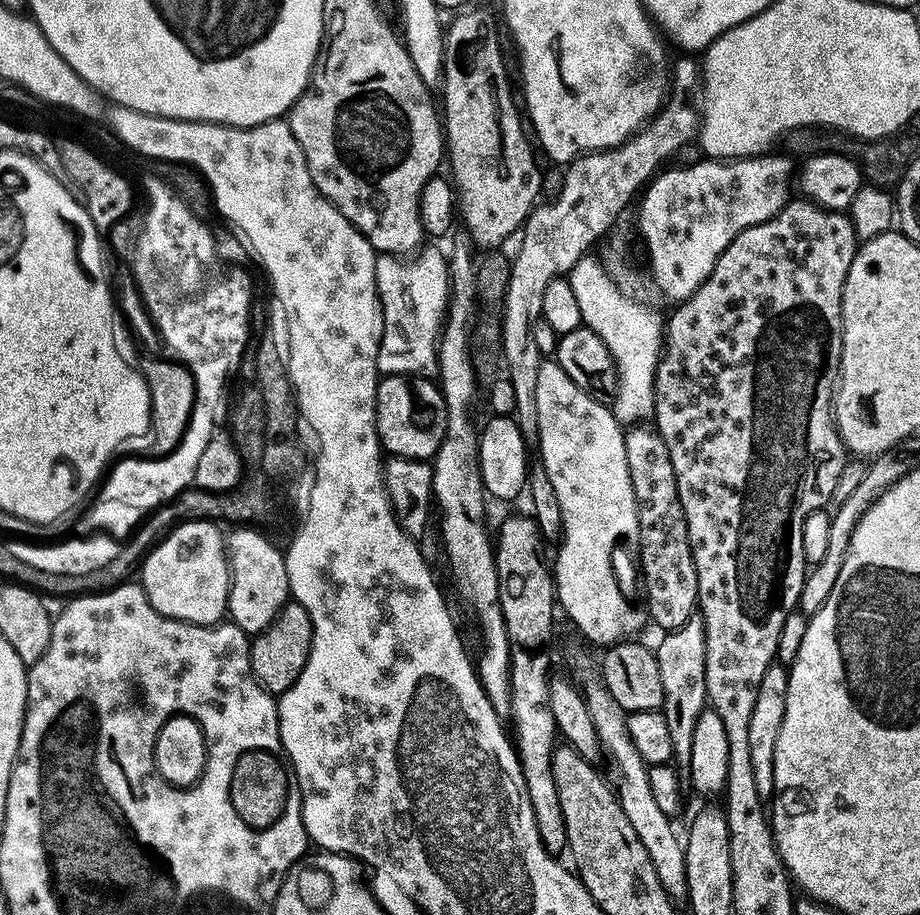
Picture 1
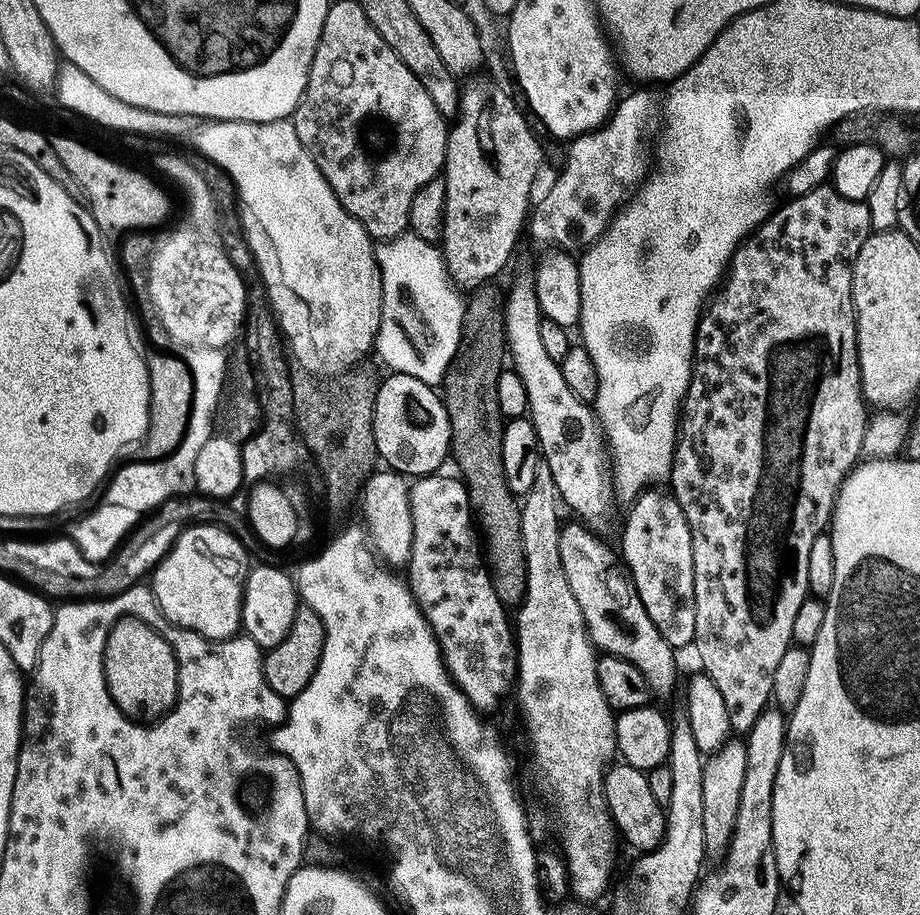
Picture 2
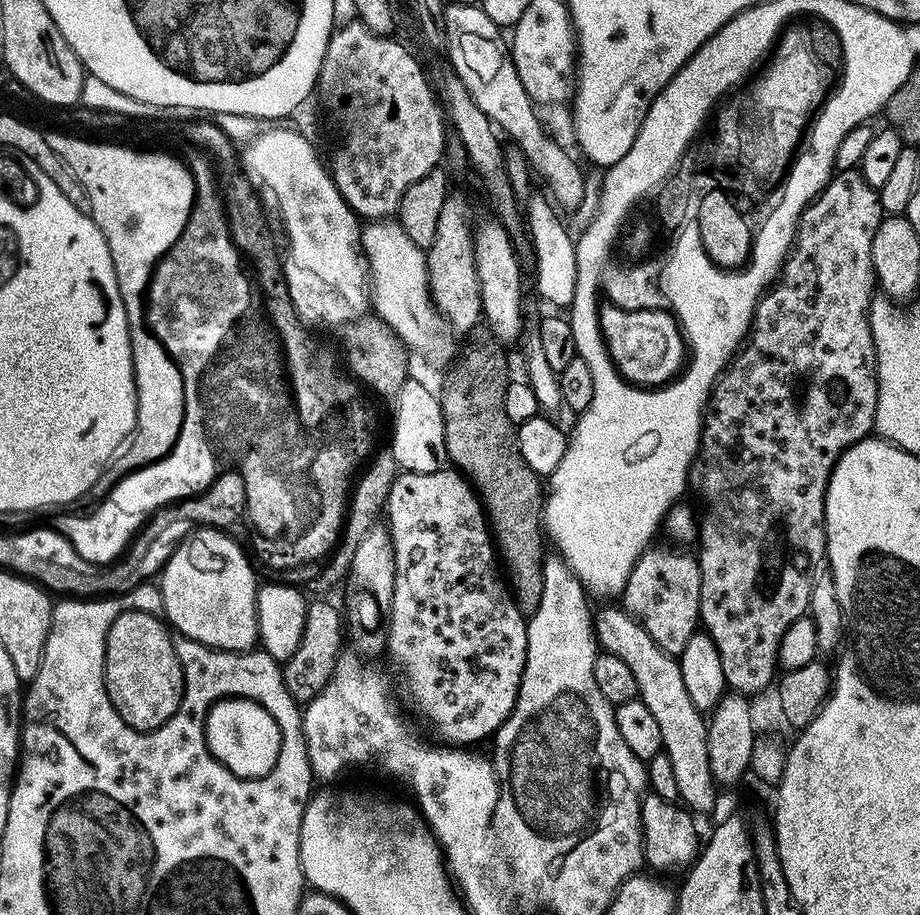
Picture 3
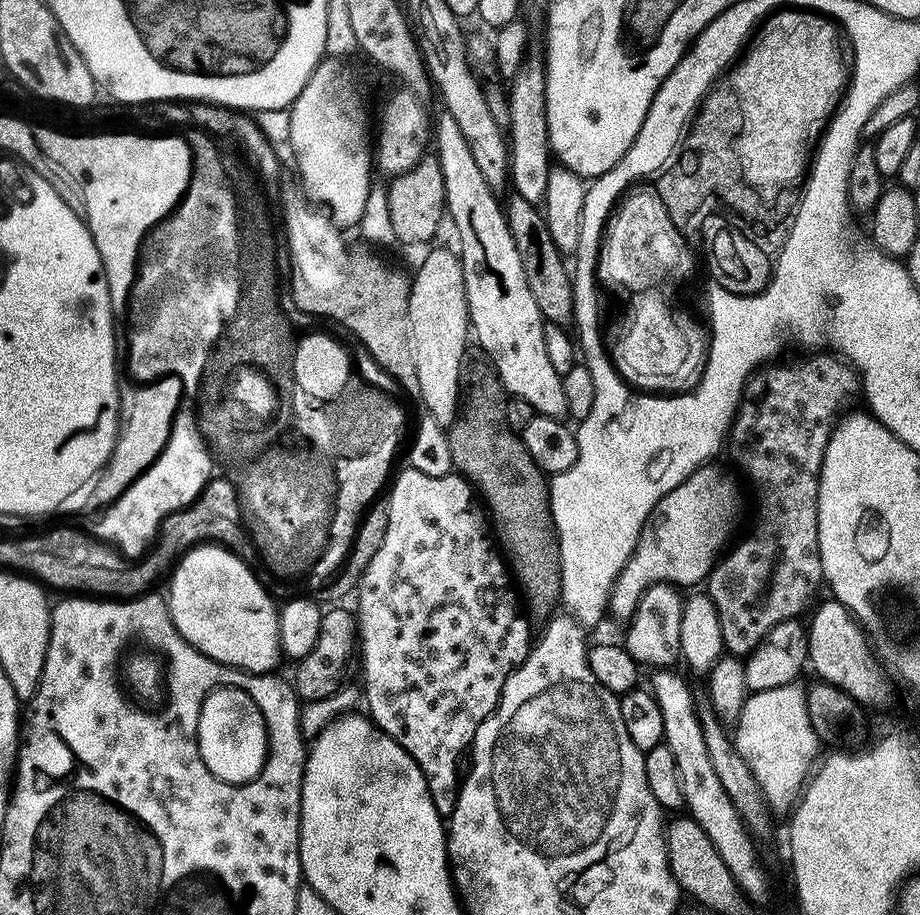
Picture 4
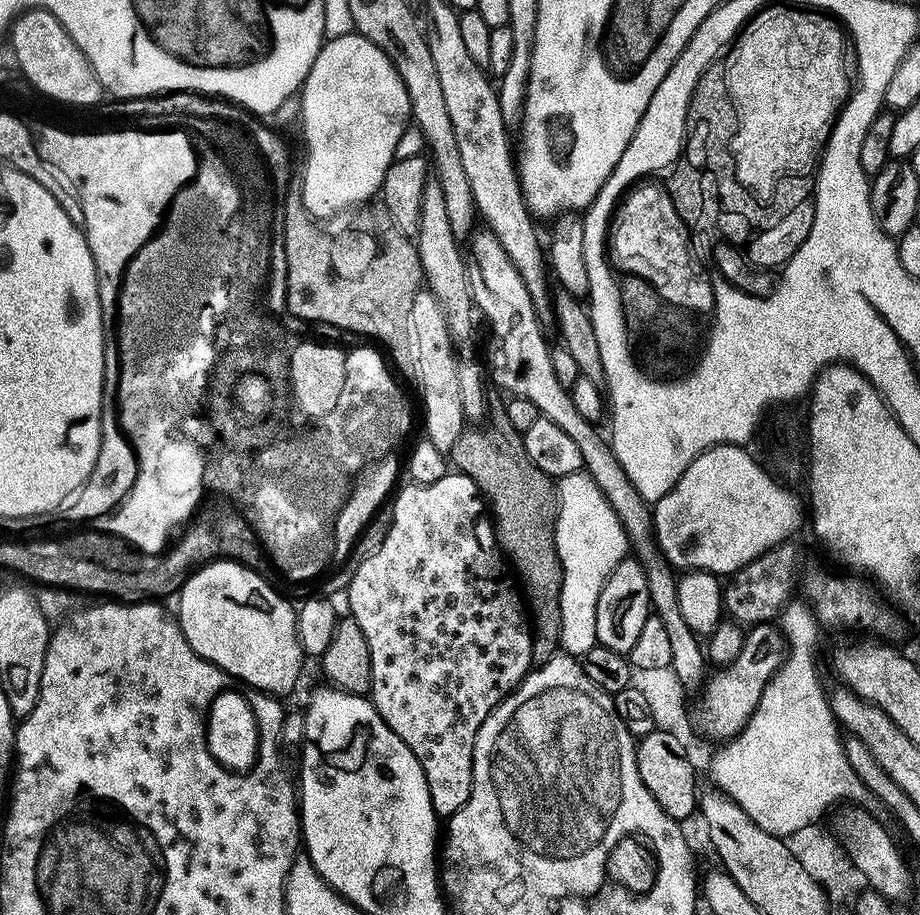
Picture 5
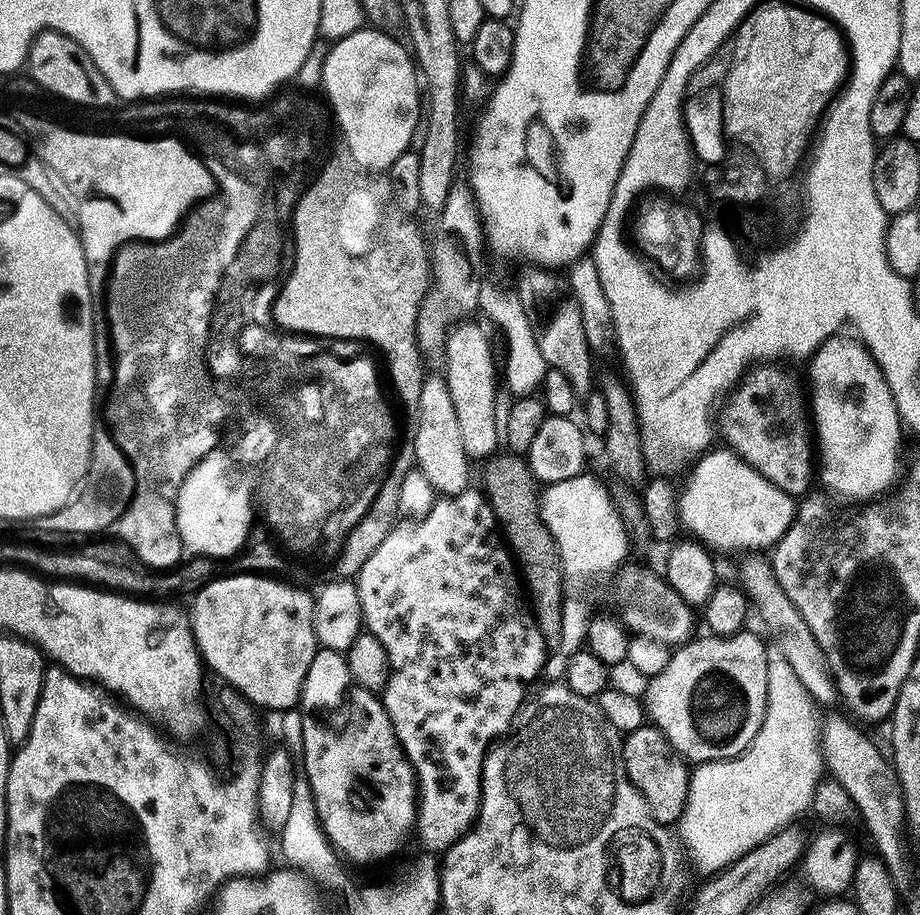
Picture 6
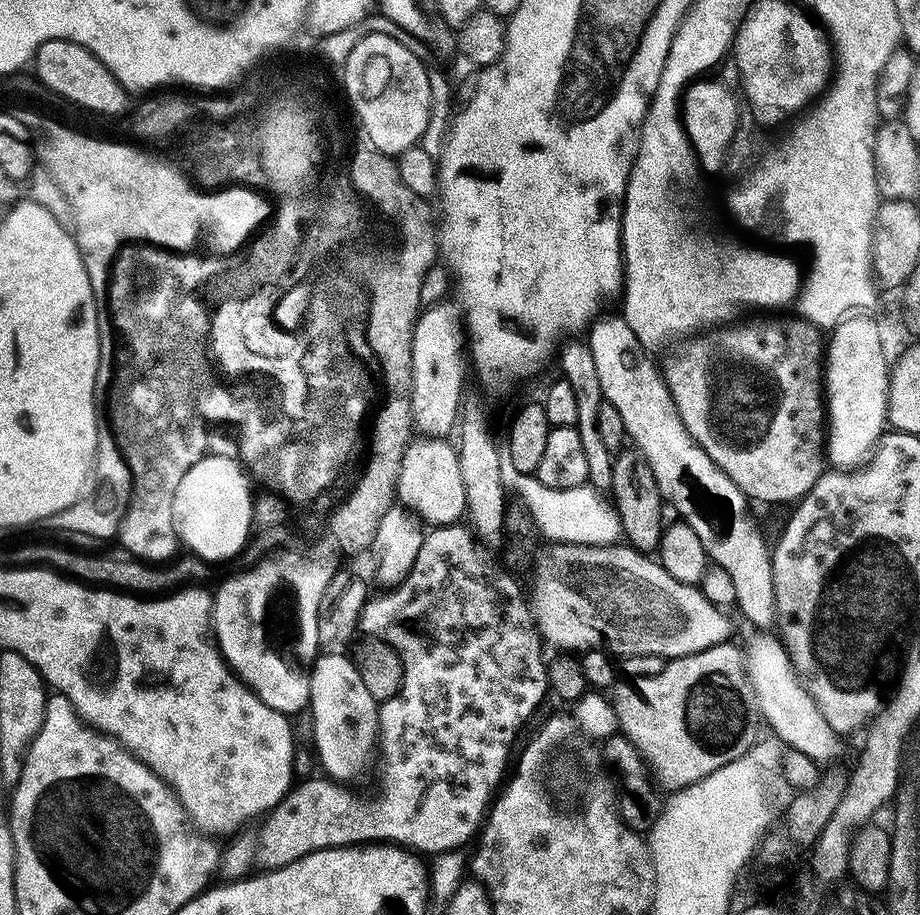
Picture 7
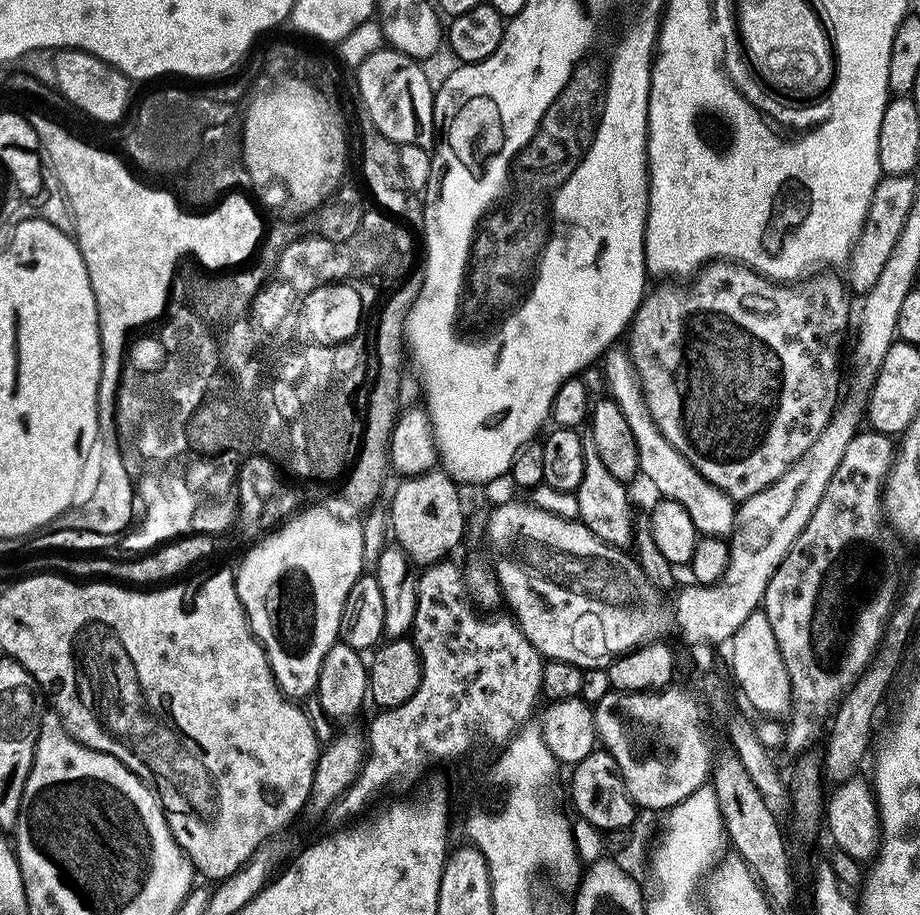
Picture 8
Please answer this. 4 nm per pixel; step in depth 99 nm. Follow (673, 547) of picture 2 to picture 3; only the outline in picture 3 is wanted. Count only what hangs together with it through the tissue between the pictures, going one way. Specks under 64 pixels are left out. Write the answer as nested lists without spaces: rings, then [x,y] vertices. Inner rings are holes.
[[[649,547],[638,559],[630,570],[630,578],[624,587],[622,604],[637,623],[648,632],[649,636],[663,650],[679,649],[693,635],[692,620],[694,621],[700,614],[700,565],[695,559],[683,556],[680,552],[675,552],[672,548]]]

